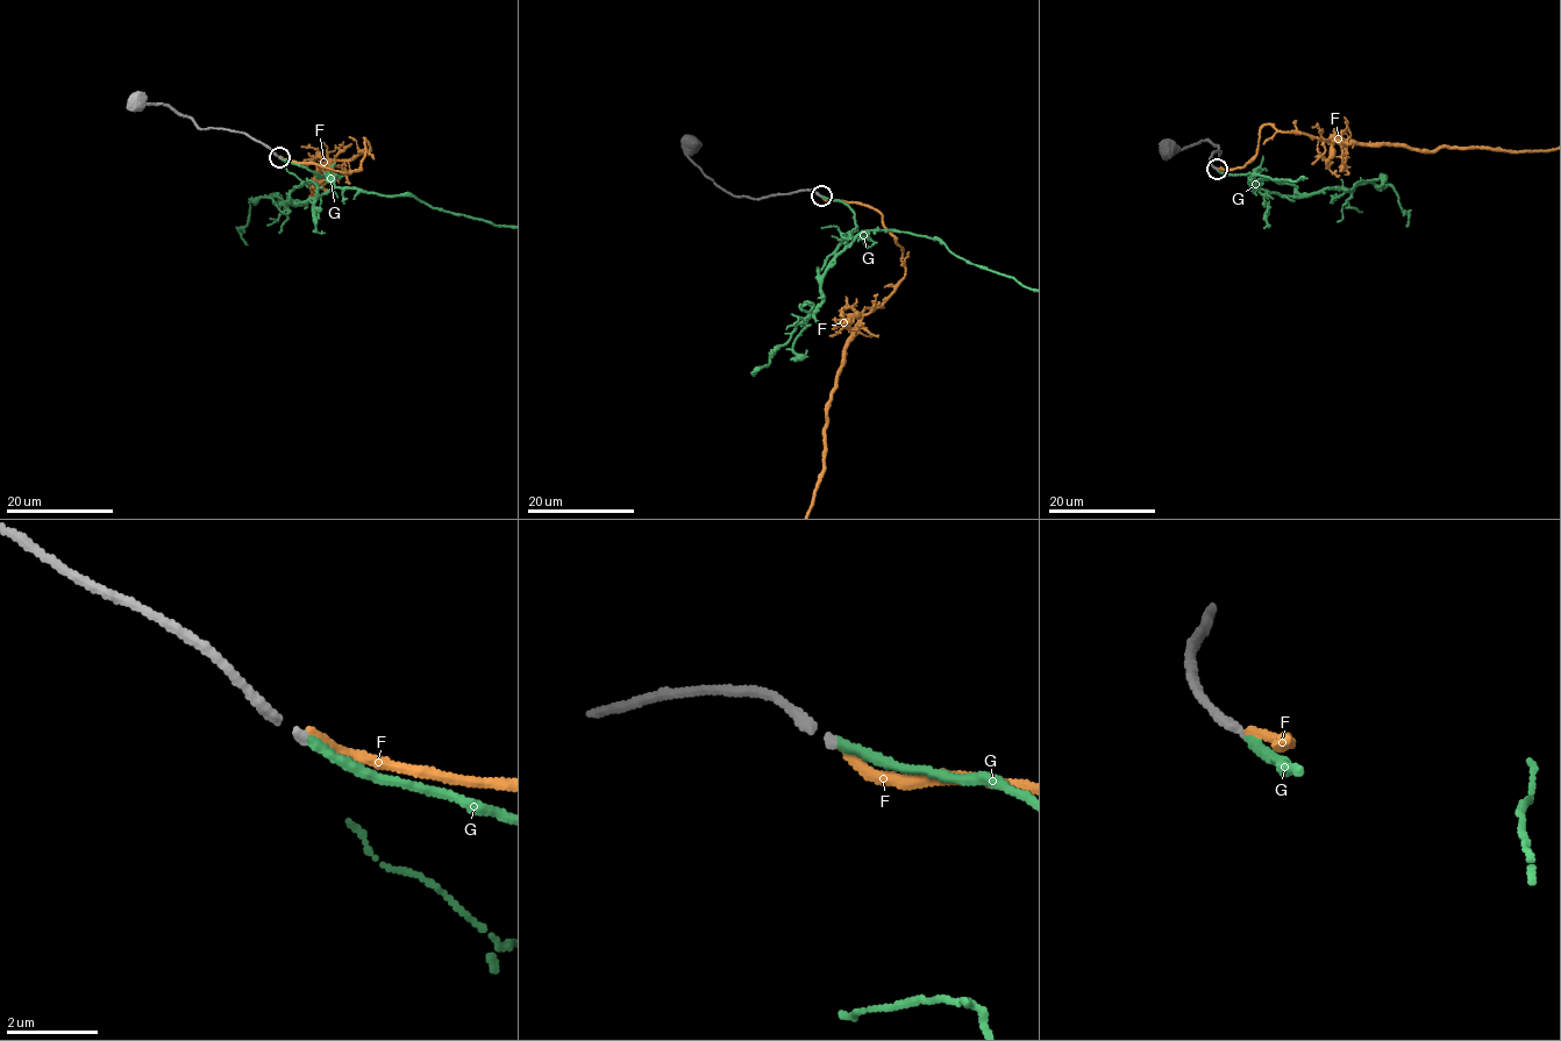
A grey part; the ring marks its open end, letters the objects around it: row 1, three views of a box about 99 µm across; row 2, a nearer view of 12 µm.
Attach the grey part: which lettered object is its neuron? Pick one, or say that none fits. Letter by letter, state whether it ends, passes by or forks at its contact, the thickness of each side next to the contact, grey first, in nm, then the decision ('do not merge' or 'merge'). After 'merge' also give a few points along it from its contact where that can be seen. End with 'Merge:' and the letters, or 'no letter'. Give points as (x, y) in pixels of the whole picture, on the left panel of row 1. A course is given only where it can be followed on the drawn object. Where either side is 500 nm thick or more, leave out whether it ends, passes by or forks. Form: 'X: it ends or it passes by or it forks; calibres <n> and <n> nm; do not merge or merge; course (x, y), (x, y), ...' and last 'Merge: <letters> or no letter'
F: it ends; calibres 170 and 200 nm; do not merge
G: it ends; calibres 180 and 200 nm; merge; course (279, 157), (316, 172), (332, 189), (299, 204), (277, 204), (266, 197), (250, 201), (241, 232), (247, 246)
Merge: G

